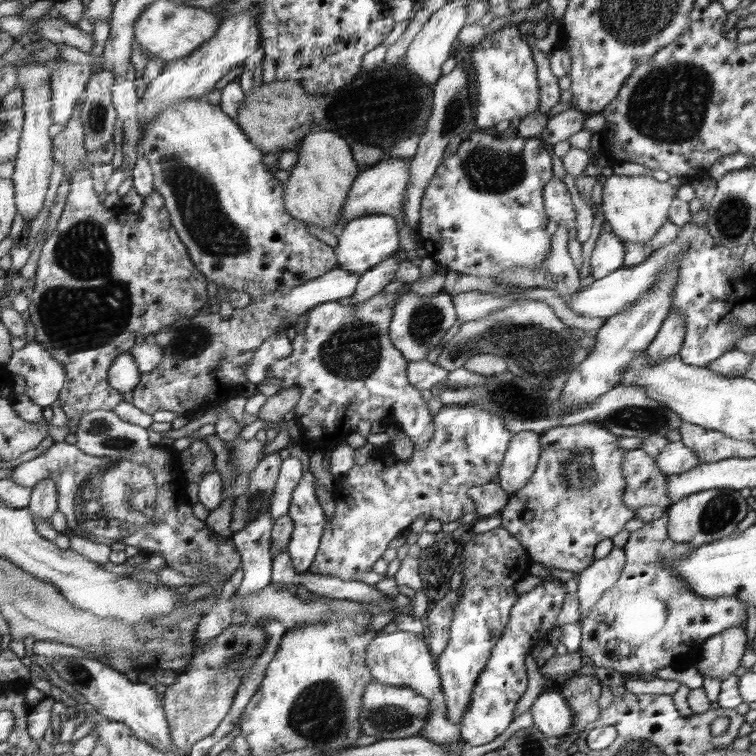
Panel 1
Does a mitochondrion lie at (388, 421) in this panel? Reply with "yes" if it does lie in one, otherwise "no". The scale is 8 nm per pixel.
no

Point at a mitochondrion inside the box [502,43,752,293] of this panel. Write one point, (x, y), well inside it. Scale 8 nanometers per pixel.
(668, 105)

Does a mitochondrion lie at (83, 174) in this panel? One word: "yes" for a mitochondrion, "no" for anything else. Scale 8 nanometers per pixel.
no

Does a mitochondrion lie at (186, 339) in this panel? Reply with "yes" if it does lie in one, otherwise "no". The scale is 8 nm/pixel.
yes

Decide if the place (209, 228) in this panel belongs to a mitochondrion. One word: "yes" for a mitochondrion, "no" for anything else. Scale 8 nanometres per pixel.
yes

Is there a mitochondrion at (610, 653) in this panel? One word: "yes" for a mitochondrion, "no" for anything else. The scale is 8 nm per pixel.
no

